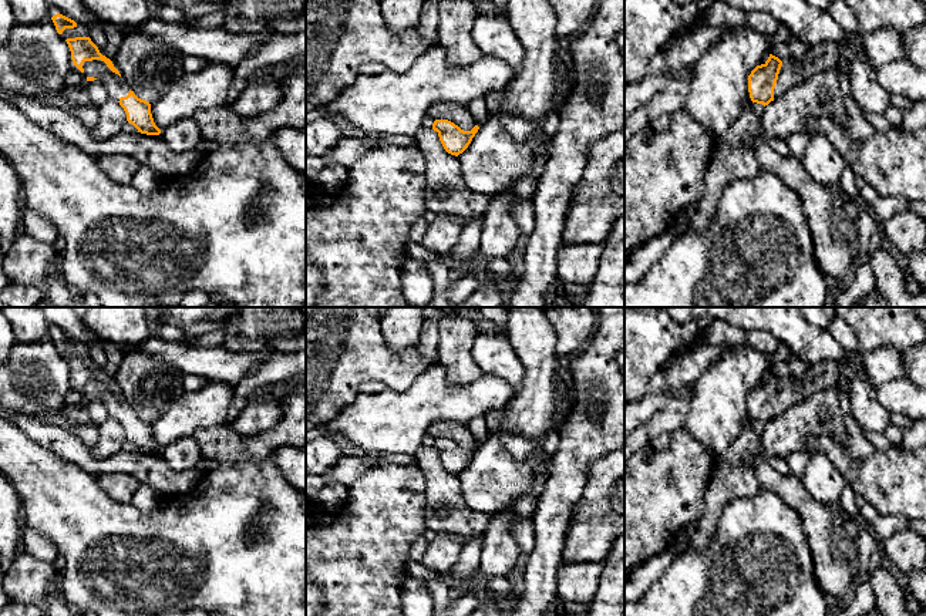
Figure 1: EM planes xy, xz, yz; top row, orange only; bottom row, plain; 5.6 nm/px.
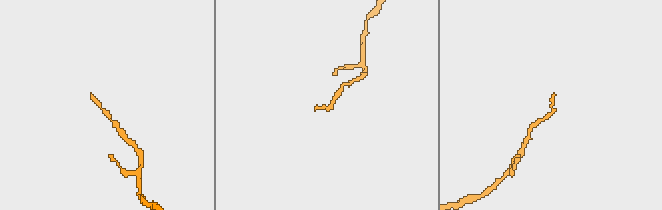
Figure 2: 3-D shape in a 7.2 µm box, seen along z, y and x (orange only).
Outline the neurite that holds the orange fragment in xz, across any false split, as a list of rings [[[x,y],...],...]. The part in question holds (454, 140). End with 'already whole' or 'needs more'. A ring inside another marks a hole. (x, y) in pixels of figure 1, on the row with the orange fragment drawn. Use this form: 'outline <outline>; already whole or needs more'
outline [[[435,120],[432,129],[438,132],[444,149],[458,156],[468,148],[479,127],[475,125],[471,131],[464,131],[448,120]]]; already whole

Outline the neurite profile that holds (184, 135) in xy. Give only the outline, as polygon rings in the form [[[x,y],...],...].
[[[193,118],[179,120],[162,129],[159,135],[176,152],[198,149],[202,141],[201,129]]]

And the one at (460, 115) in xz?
[[[437,102],[428,108],[427,114],[434,121],[448,120],[464,131],[471,131],[477,125],[468,111],[468,107],[452,102]]]

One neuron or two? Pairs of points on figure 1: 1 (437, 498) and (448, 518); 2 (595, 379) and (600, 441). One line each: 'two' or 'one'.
1: one
2: one

